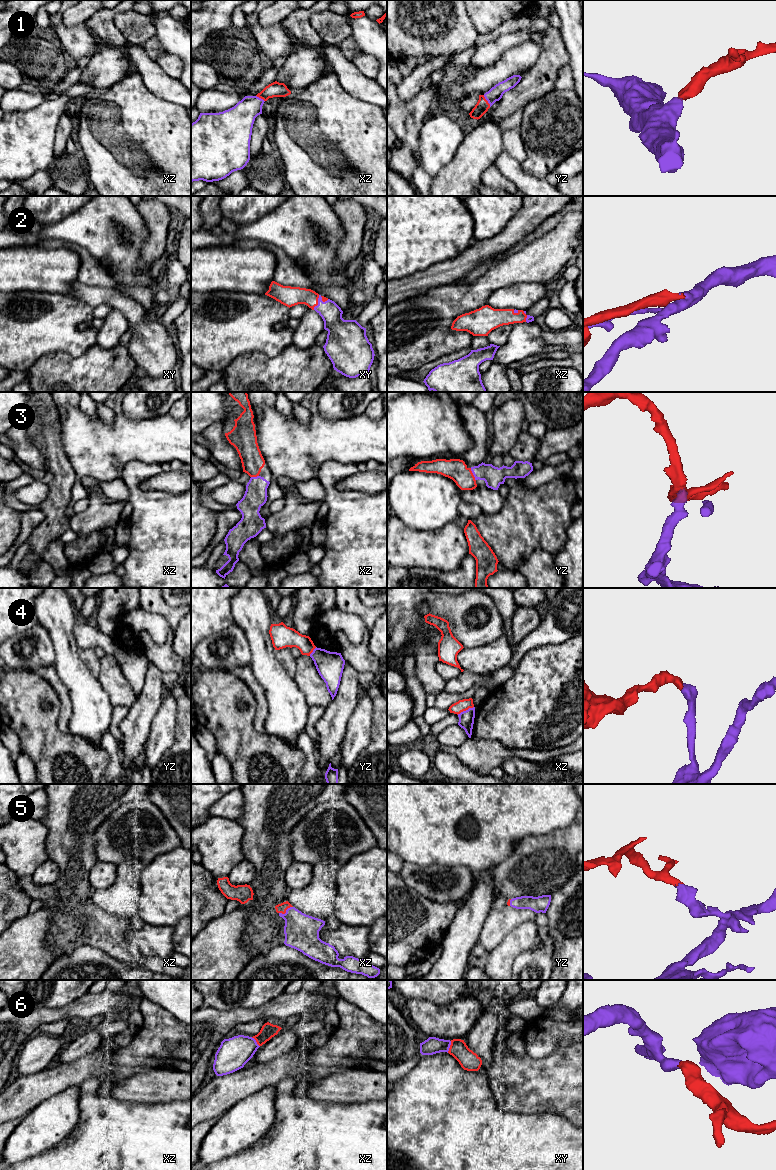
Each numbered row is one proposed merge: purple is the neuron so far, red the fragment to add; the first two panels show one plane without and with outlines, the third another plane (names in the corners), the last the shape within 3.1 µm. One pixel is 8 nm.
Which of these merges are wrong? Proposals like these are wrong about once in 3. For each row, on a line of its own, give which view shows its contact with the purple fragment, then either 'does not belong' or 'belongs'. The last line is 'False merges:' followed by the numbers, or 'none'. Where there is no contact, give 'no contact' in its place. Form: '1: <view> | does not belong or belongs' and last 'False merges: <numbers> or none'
1: yz | belongs
2: xy | belongs
3: yz | belongs
4: xz | does not belong
5: xz | belongs
6: xy | belongs
False merges: 4

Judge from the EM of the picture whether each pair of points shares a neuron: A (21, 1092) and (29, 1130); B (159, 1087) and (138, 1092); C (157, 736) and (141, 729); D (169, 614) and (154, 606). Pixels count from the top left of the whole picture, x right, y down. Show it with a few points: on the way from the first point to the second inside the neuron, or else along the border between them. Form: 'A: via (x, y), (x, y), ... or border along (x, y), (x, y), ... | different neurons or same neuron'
A: border along (46, 1100), (43, 1100), (25, 1114) | different neurons
B: via (154, 1087), (143, 1088) | same neuron
C: border along (157, 711), (151, 722), (143, 751) | different neurons
D: via (165, 610), (158, 606) | same neuron

